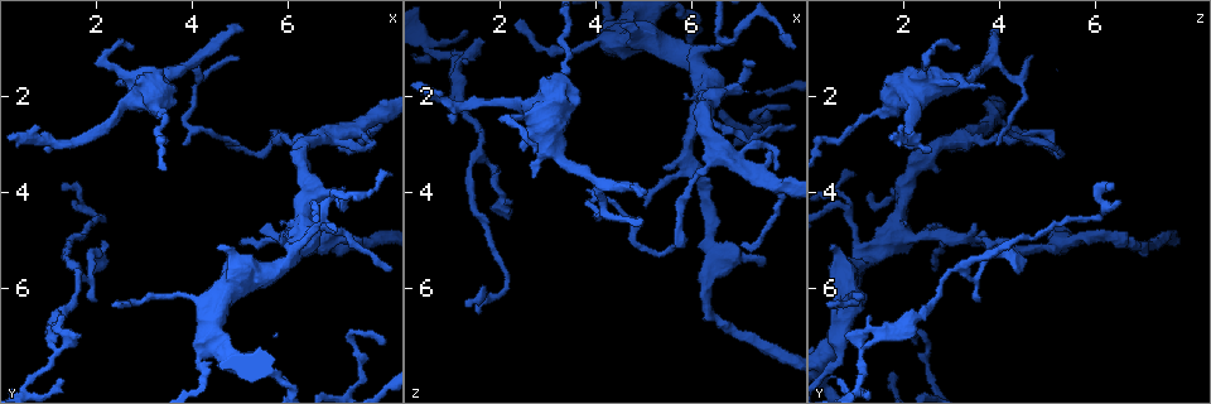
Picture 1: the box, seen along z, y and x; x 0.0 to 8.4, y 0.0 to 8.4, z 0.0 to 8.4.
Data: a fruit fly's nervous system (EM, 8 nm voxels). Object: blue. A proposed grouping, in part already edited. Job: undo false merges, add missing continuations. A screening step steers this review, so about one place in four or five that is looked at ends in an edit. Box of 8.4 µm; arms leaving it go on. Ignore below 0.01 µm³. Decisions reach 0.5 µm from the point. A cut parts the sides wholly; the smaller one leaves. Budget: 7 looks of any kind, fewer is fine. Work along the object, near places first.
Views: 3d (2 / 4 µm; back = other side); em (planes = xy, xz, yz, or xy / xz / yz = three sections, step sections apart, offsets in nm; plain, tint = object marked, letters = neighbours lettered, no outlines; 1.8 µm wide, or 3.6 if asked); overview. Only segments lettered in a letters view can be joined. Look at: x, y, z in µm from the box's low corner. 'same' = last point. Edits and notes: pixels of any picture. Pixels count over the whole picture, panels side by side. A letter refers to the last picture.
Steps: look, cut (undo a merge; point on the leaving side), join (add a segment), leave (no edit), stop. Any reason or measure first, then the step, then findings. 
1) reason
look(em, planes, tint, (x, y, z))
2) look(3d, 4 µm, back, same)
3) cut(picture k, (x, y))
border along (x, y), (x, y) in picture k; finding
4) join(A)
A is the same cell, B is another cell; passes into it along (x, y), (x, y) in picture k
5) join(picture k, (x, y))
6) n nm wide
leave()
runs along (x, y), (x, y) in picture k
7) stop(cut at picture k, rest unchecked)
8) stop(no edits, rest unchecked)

calibre changes
look(3d, 2 µm, back, (2.40, 2.35, 2.10))

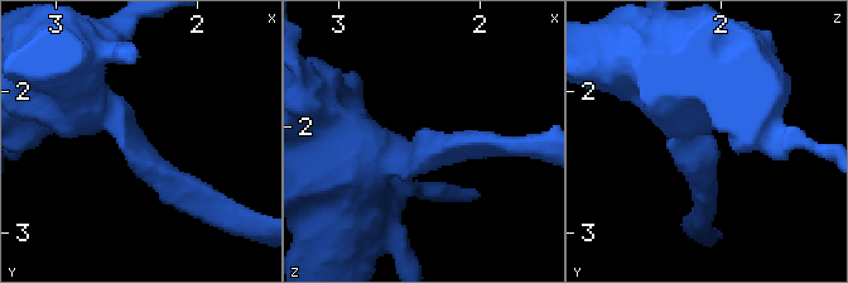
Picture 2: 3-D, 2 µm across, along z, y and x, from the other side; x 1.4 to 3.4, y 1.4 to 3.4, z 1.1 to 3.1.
look(em, 3.6 µm, yz, step 8, letters, (2.44, 2.40, 2.14))

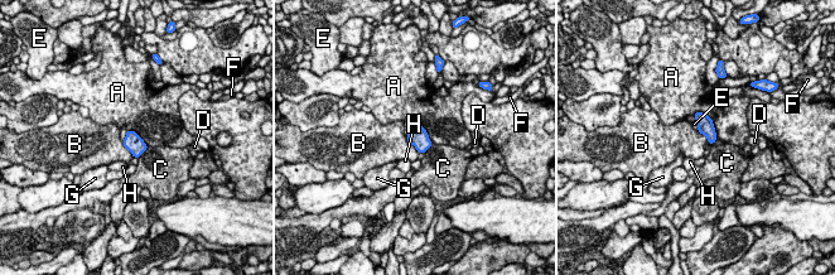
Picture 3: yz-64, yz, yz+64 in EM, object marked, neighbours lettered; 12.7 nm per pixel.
look(em, 3.6 µm, planes, letters, same)

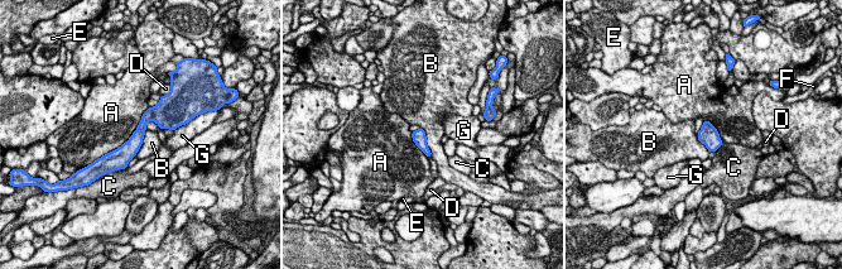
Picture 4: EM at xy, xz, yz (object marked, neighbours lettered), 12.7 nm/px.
leave()
A, B, C, D, E, F and G are other cells; continuous, no second neuron

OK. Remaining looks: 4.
sharp bend
look(3d, 4 µm, (4.05, 1.85, 4.50))

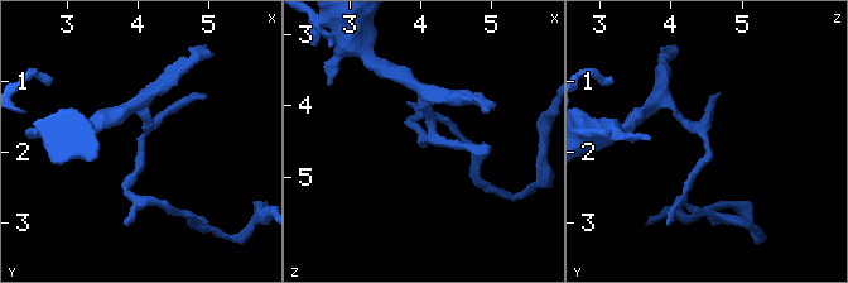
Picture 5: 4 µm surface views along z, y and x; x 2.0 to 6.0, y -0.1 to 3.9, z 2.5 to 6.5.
shape alone is not enough
look(em, xy, step 8, tint, (4.10, 1.85, 4.50))

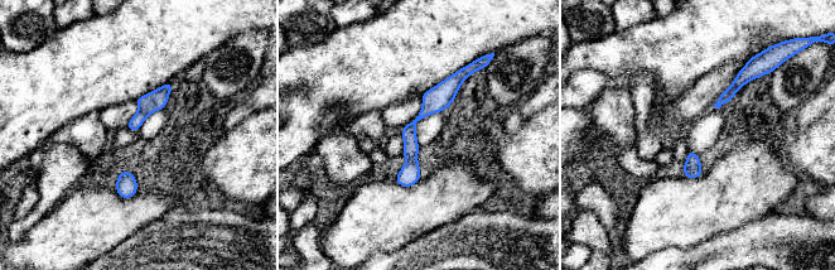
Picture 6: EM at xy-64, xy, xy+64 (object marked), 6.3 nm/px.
another direction
look(em, planes, letters, same)

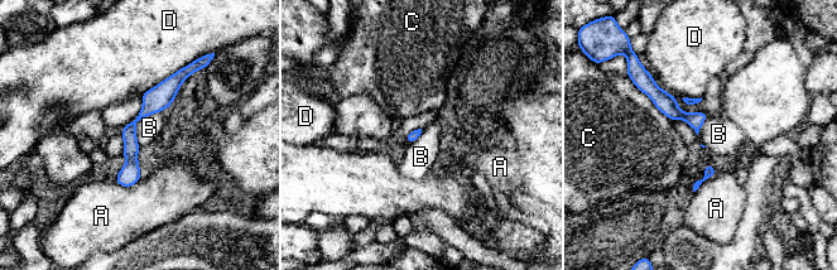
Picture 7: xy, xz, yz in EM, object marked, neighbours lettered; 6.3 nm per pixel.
70 nm wide
leave()
A, B, C and D are other cells; runs along (182, 75), (131, 125), (123, 182) in picture 7; all the same neuron

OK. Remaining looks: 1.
free end
look(em, planes, letters, (1.35, 3.80, 6.35))

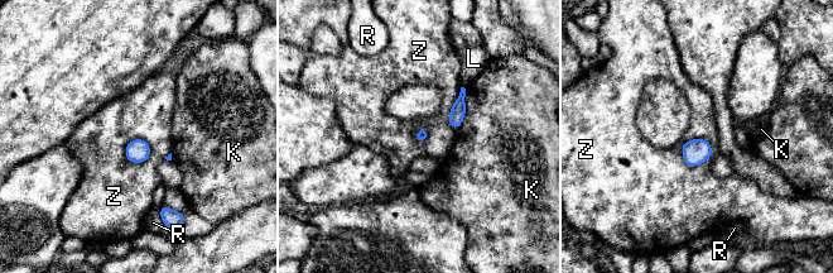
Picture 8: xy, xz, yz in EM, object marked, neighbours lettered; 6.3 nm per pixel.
leave()
K, L, R and Z are other cells; border along (708, 140), (711, 156), (687, 166) in picture 8; none of them fits

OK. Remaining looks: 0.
stop(no edits, rest unchecked)

